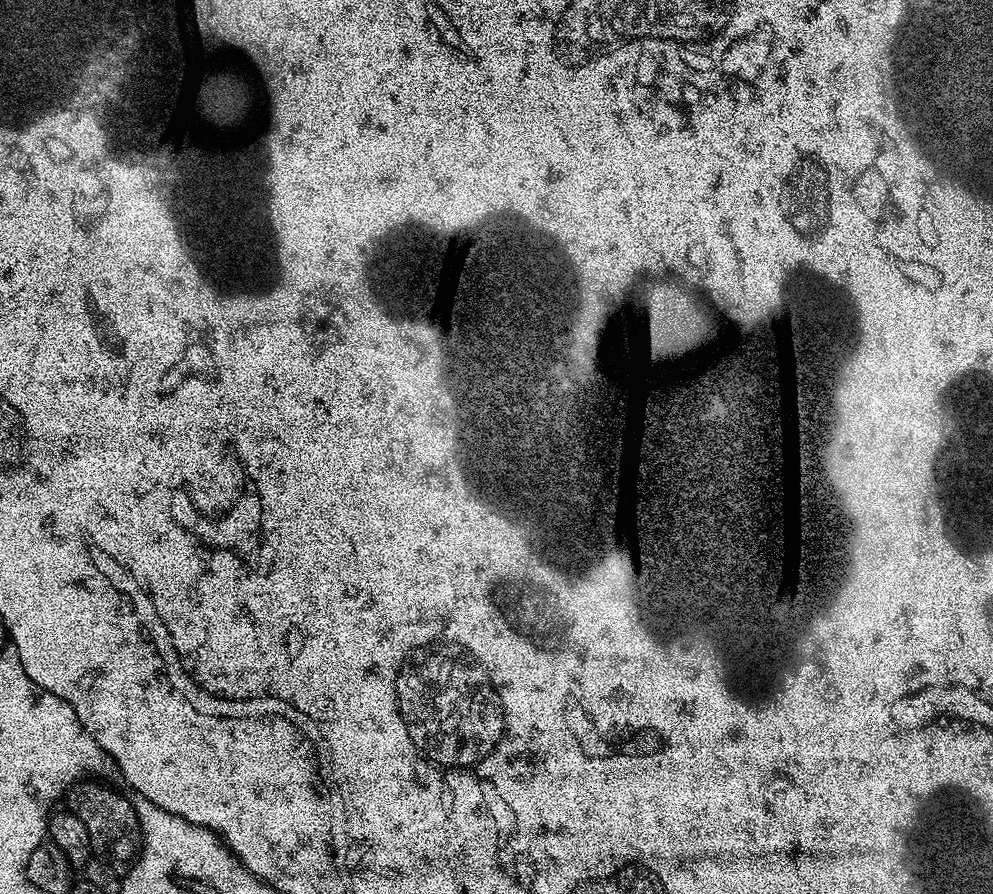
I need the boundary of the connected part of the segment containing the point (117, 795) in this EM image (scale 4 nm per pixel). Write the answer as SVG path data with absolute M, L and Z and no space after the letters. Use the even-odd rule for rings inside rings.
M77 782L72 785L67 793L67 811L72 812L78 818L82 818L82 826L90 834L90 842L93 849L103 859L113 865L128 866L135 861L141 846L140 823L136 817L136 809L133 801L127 800L120 792L107 788L104 784L92 784L96 782Z

